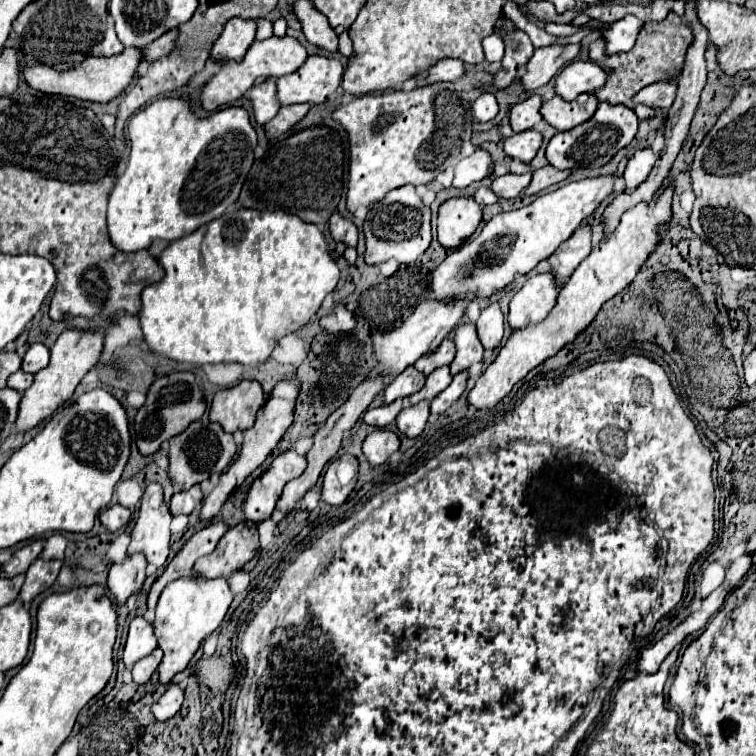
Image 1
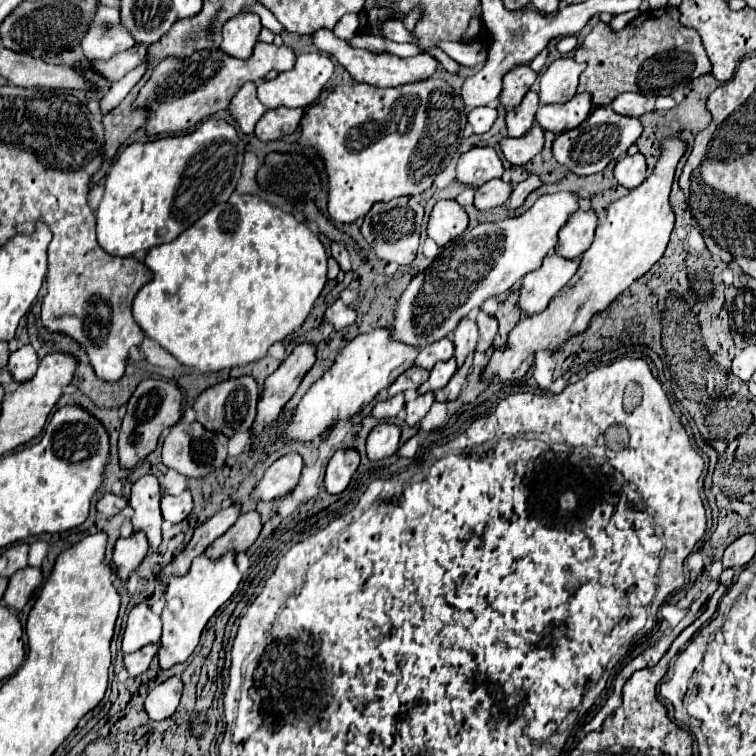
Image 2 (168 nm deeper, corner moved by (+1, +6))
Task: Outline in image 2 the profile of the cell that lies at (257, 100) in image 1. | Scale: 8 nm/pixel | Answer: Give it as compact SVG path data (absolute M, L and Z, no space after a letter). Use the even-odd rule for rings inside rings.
M248 81L238 95L234 95L234 99L228 105L228 111L236 117L240 129L244 133L254 133L254 127L258 123L258 119L266 113L266 107L258 101L256 95L256 83Z

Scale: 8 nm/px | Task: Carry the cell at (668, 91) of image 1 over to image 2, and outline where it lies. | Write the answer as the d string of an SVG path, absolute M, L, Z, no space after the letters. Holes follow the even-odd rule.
M622 93L614 99L614 103L610 103L610 107L614 111L620 111L622 115L640 117L646 113L646 103L648 103L648 97L642 93Z

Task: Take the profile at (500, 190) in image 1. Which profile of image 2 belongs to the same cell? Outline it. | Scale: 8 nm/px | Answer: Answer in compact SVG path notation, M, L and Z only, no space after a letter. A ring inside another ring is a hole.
M492 179L488 183L484 183L482 187L476 187L476 197L474 197L474 205L480 211L488 211L492 207L504 205L510 199L514 185L506 183L502 179Z

